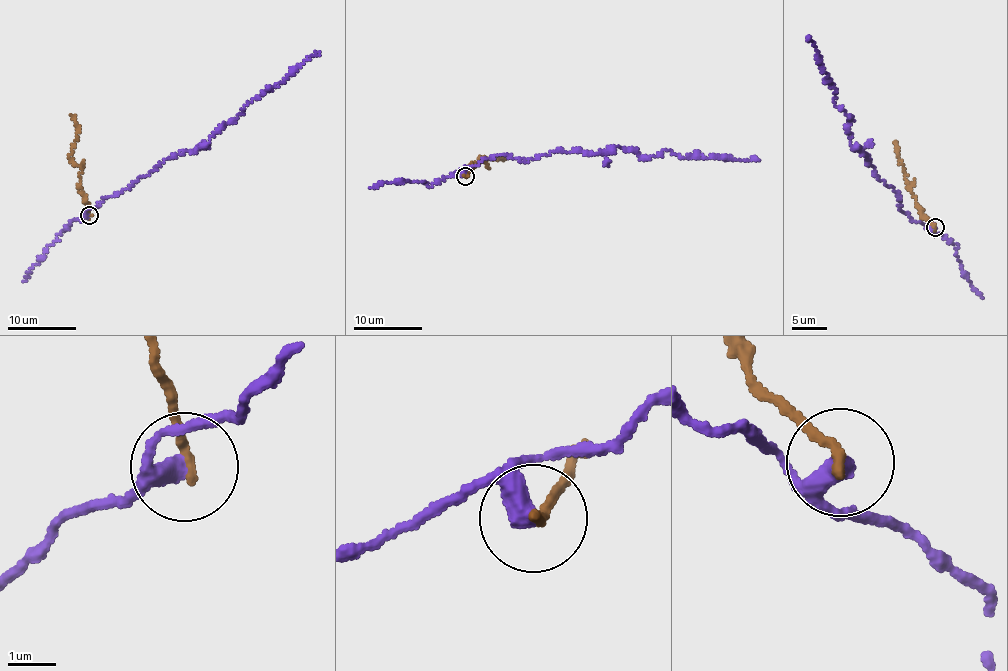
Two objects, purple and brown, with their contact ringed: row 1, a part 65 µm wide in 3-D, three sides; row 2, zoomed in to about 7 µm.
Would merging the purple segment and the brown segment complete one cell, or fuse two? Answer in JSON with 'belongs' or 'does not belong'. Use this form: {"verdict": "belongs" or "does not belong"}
{"verdict": "does not belong"}

